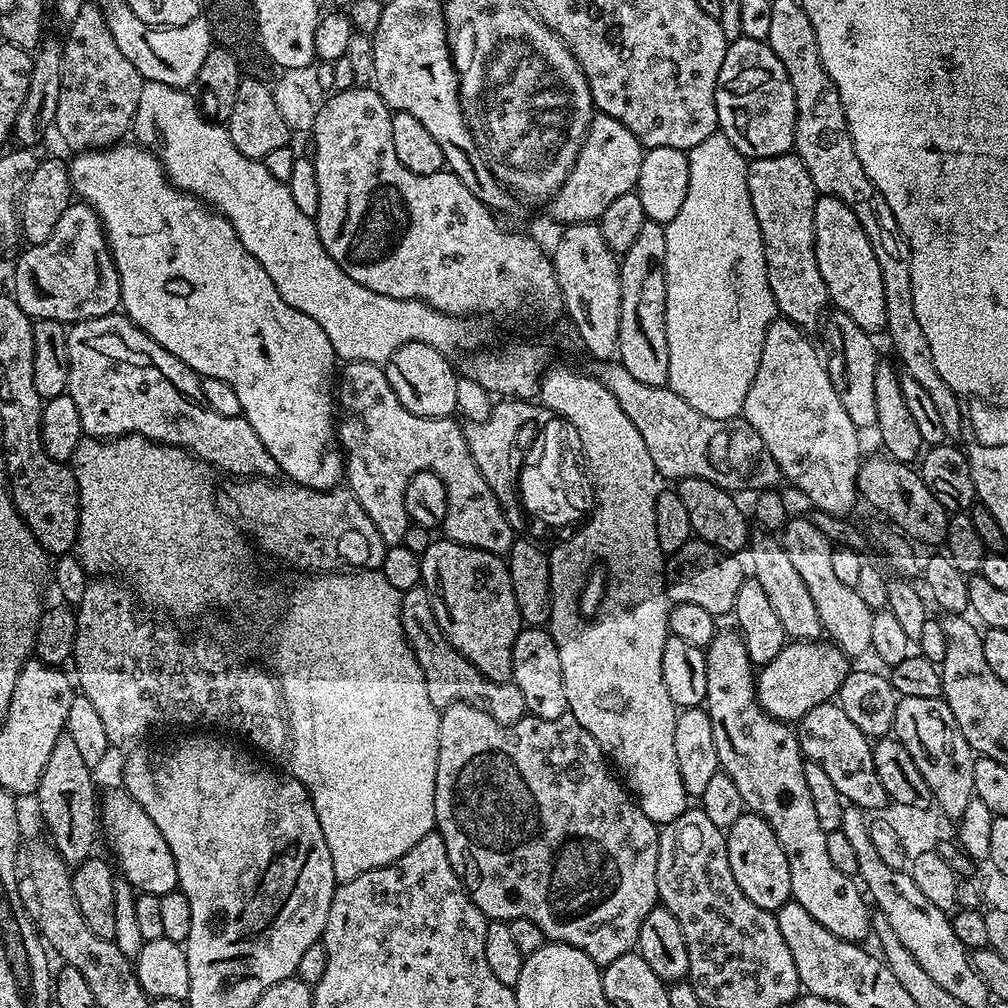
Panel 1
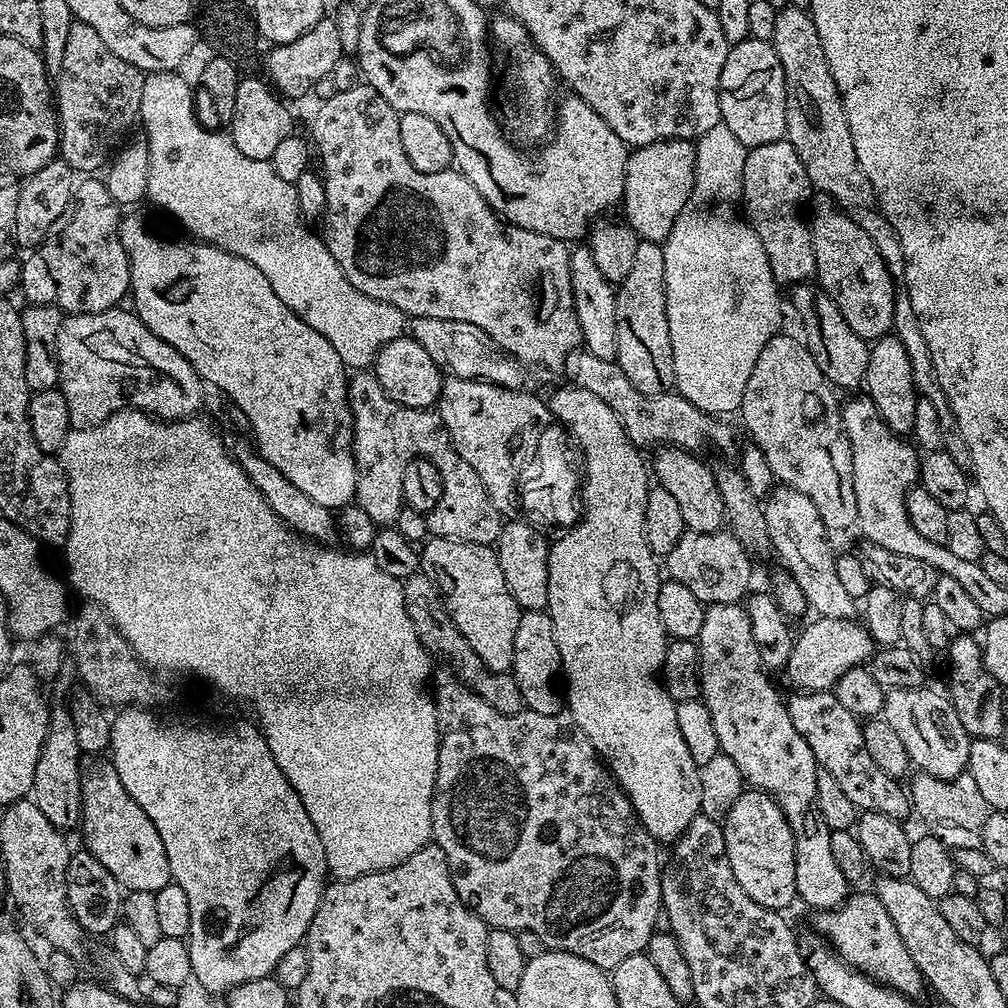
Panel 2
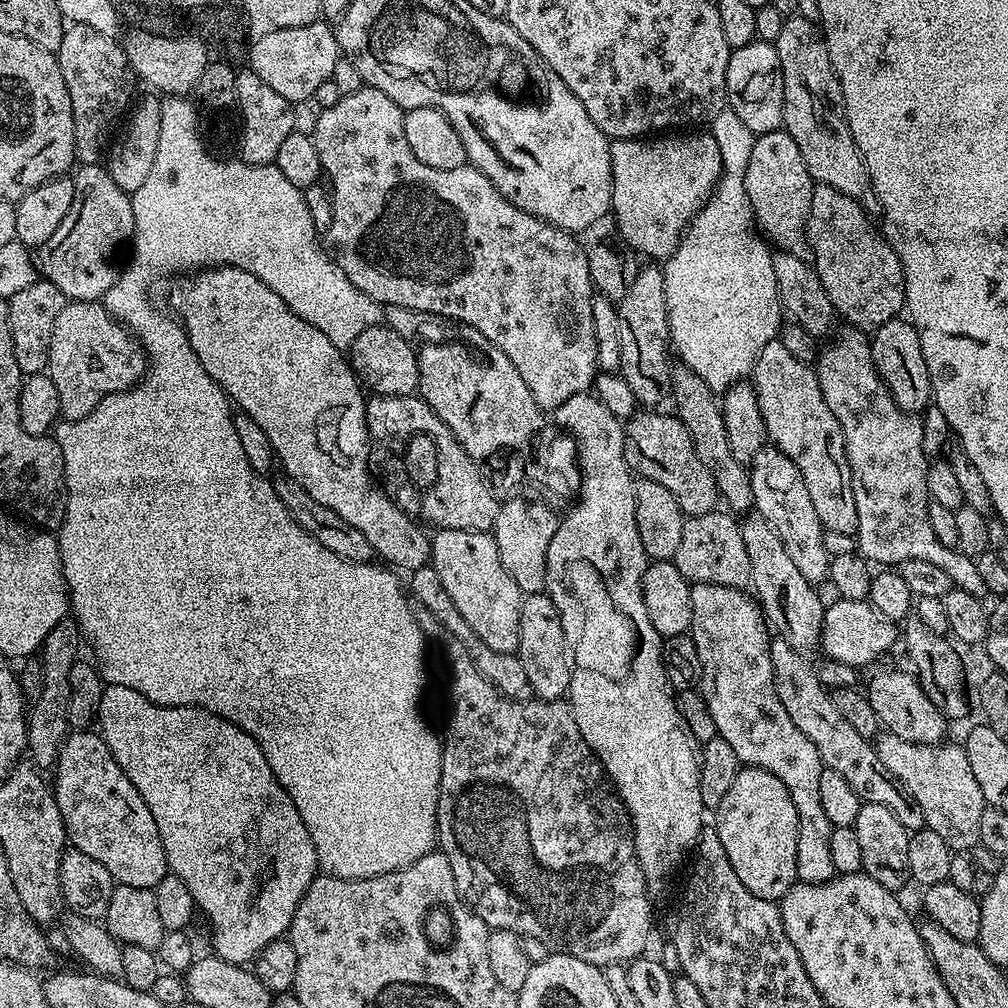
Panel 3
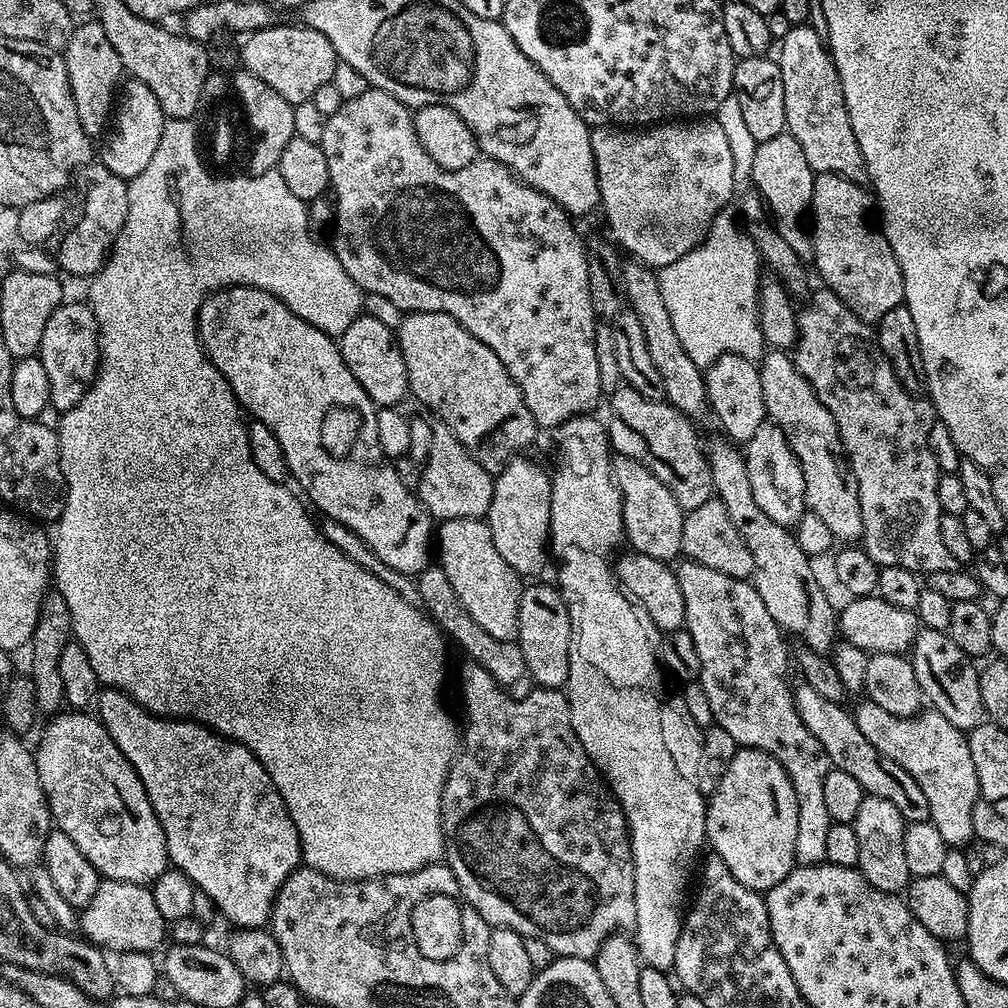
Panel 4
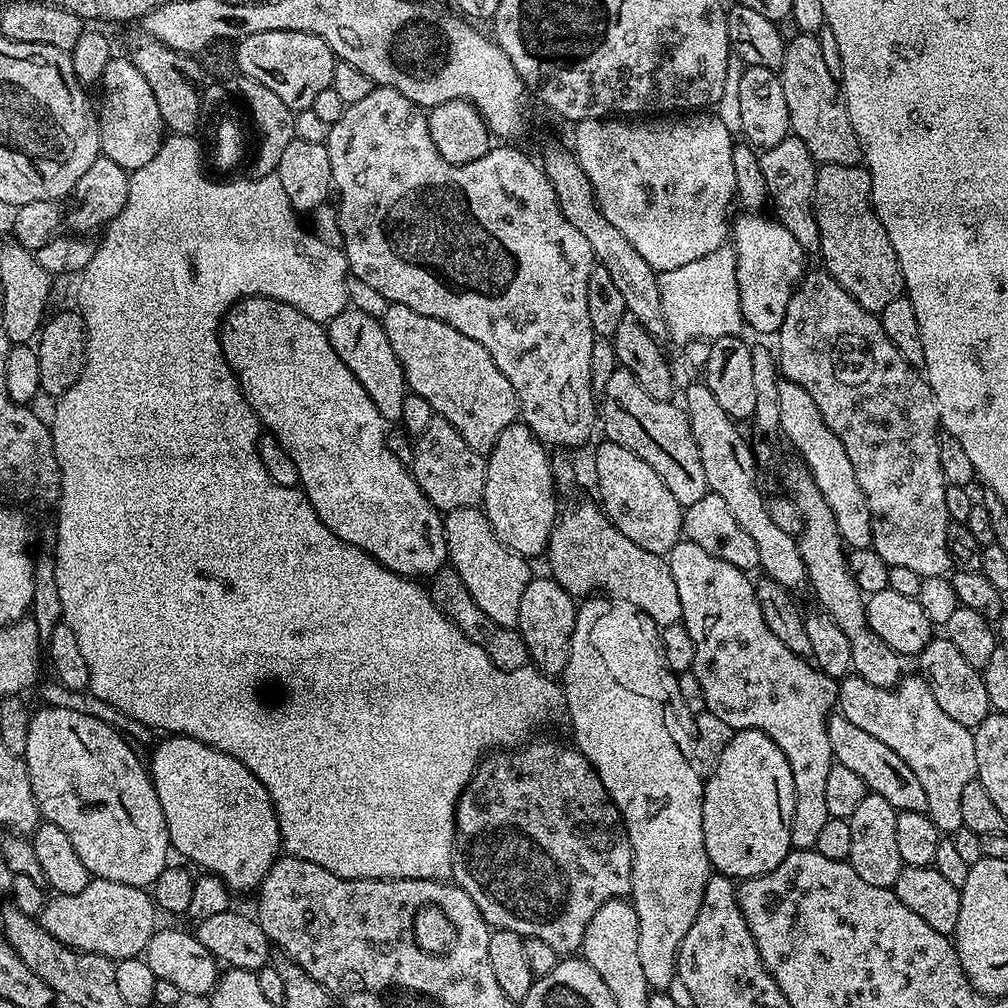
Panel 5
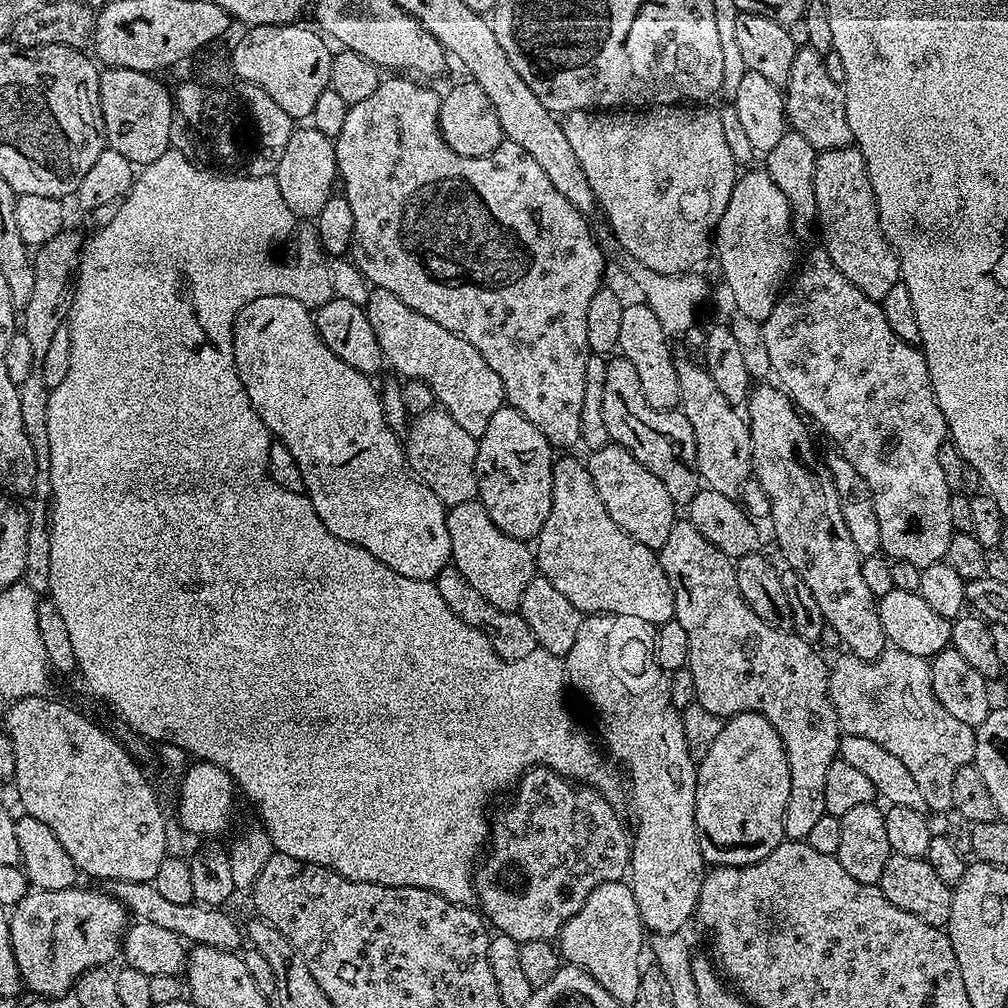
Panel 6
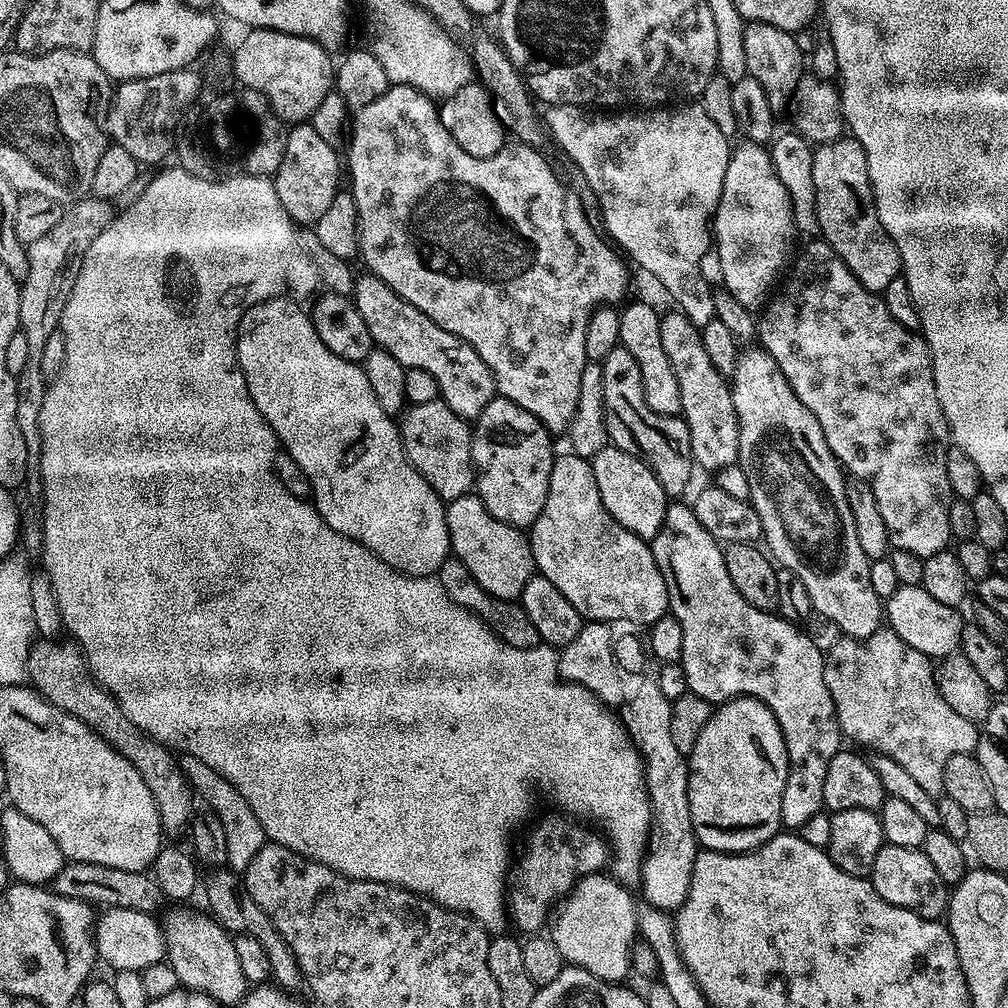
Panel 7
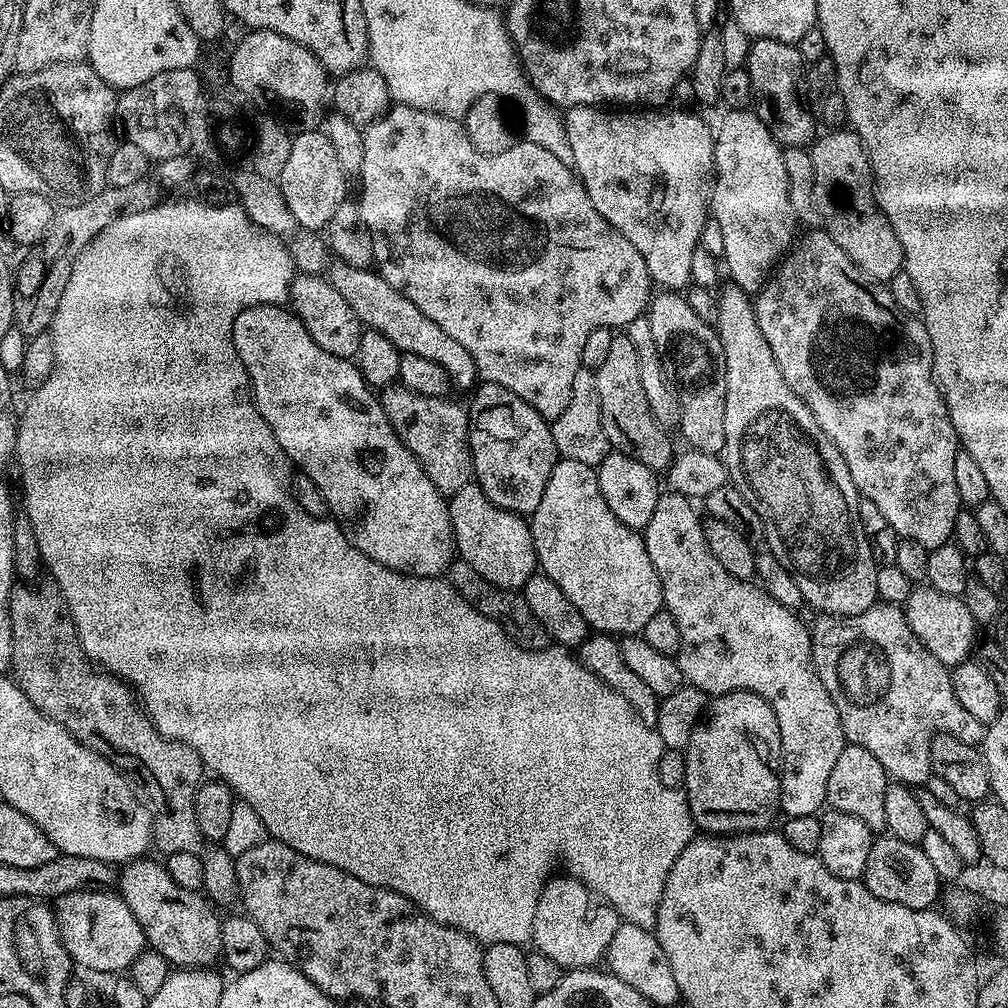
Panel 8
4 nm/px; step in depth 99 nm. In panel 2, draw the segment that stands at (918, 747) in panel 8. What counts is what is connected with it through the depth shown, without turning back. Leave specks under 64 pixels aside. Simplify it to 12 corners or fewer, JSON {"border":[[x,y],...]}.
{"border":[[917,771],[910,804],[950,850],[980,847],[989,806],[974,778]]}

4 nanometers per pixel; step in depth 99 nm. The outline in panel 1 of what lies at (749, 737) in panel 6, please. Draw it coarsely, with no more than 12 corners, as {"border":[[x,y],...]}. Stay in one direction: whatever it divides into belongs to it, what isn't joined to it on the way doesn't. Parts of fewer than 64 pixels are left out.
{"border":[[749,811],[727,828],[730,870],[754,906],[792,900],[790,862]]}

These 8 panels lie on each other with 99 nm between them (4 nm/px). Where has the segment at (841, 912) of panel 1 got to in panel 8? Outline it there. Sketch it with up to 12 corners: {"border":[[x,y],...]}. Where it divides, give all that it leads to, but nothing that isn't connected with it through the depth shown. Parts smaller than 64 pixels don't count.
{"border":[[688,497],[642,529],[676,661],[778,718],[780,812],[817,815],[846,741],[813,633],[706,546]]}

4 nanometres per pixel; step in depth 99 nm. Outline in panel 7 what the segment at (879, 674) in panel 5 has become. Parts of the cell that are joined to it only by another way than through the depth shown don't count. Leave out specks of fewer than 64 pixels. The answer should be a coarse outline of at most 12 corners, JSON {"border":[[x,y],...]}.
{"border":[[763,347],[730,375],[763,543],[845,637],[882,627],[818,418]]}

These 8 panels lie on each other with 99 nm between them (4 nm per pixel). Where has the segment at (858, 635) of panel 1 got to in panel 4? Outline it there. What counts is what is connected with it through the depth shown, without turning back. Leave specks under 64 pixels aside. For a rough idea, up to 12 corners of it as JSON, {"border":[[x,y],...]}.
{"border":[[765,422],[743,445],[754,502],[791,529],[806,516],[802,466]]}

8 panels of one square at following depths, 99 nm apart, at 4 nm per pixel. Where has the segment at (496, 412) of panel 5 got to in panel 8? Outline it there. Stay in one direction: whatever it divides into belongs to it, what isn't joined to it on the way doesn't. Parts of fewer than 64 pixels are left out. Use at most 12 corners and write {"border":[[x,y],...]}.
{"border":[[372,268],[326,278],[365,329],[430,358],[453,389],[478,377],[470,350]]}

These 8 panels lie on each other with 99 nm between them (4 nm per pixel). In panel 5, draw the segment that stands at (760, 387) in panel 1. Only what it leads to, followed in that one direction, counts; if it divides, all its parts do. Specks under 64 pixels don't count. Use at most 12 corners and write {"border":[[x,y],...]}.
{"border":[[781,379],[783,439],[814,478],[849,549],[872,519],[846,446],[814,398]]}

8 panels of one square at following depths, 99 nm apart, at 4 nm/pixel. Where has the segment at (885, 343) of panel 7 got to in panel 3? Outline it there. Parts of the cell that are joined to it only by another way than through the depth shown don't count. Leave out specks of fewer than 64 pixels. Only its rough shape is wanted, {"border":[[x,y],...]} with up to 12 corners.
{"border":[[851,326],[814,371],[842,426],[876,566],[922,558],[983,593],[930,526],[923,419],[903,412]]}

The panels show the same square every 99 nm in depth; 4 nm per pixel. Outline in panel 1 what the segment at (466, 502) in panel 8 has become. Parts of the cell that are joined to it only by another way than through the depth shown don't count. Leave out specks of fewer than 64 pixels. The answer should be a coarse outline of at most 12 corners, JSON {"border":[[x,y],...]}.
{"border":[[433,539],[420,557],[442,634],[511,681],[522,621],[507,563]]}

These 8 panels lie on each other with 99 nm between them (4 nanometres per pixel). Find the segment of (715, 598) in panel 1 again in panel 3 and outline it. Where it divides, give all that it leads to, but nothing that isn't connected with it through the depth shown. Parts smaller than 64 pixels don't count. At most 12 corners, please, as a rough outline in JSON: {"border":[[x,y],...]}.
{"border":[[731,511],[689,516],[671,561],[692,584],[747,589]]}

